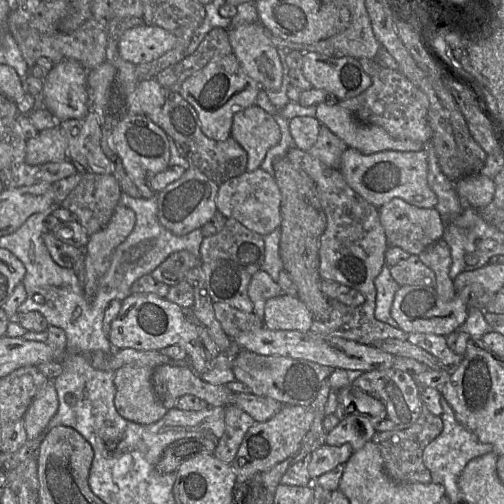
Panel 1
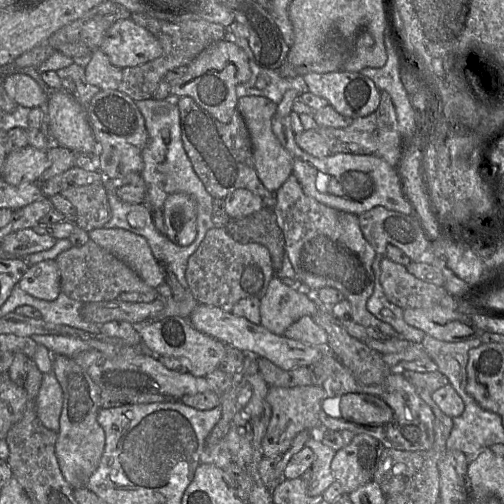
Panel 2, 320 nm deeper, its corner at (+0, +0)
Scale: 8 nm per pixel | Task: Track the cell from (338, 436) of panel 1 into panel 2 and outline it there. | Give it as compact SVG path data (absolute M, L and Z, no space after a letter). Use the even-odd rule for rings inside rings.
M355 434L347 446L335 452L331 462L331 472L335 481L344 490L344 495L349 495L373 480L383 449L382 443L377 439L367 434Z

